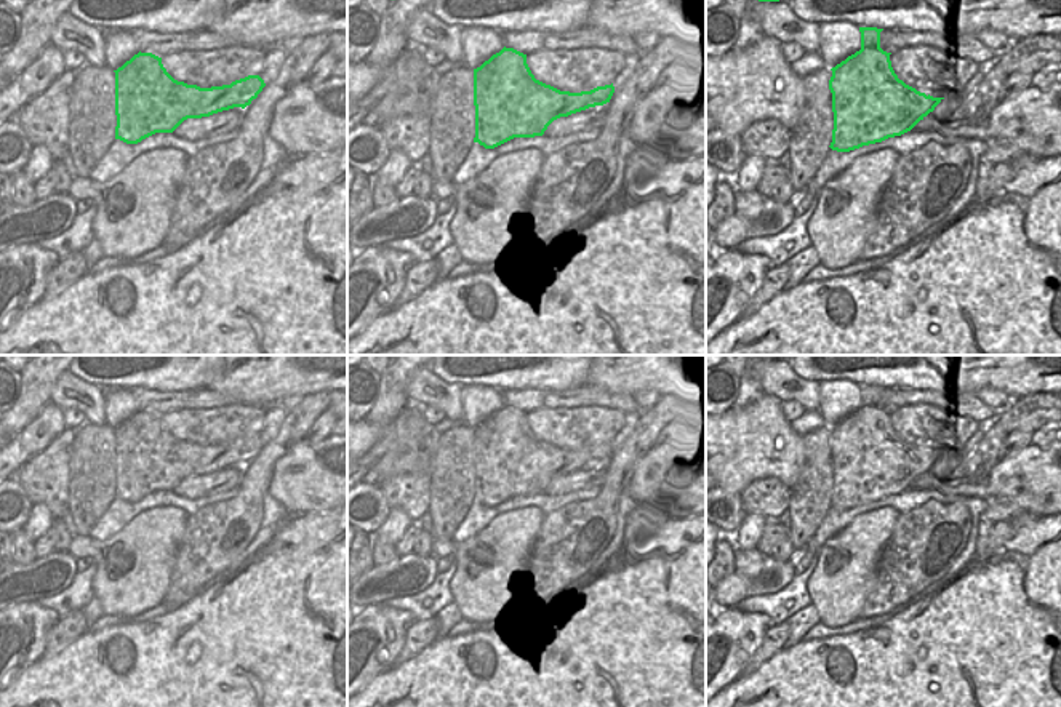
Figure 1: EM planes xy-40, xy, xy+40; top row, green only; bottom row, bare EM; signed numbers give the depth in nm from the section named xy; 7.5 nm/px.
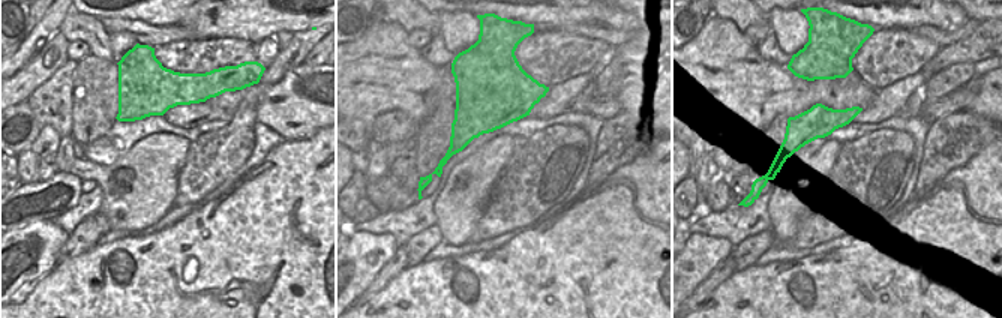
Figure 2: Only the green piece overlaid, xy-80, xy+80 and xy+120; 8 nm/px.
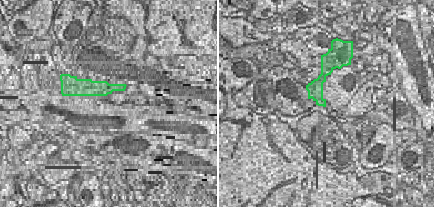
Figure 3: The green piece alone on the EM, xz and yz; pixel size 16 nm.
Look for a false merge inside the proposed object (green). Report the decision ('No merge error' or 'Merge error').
Merge error

